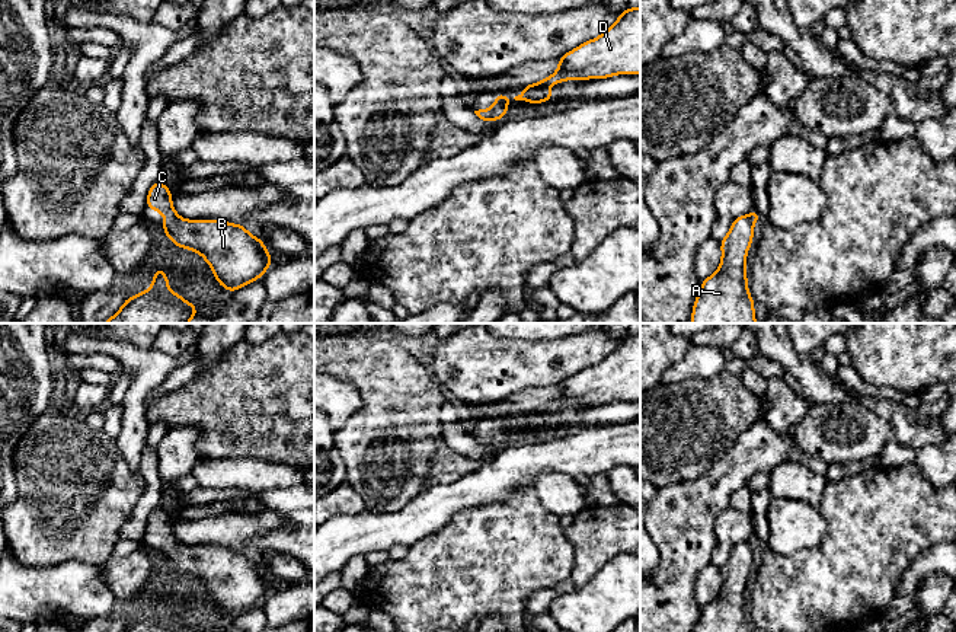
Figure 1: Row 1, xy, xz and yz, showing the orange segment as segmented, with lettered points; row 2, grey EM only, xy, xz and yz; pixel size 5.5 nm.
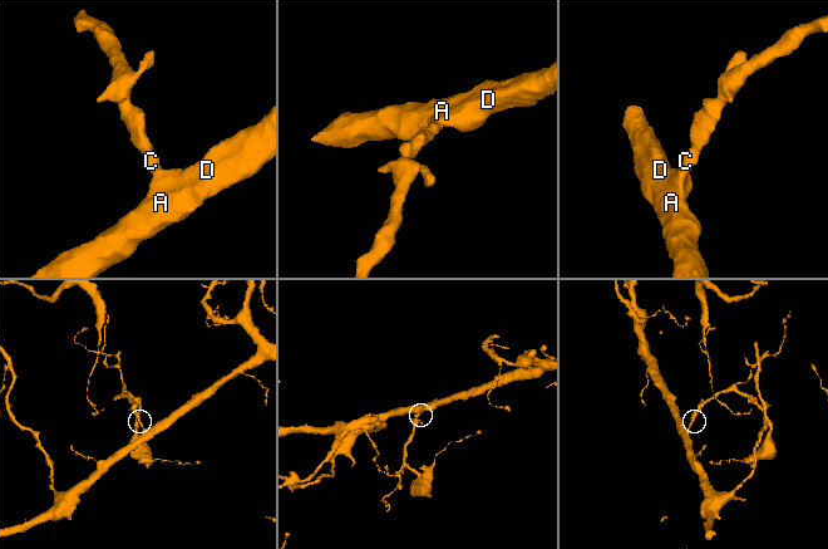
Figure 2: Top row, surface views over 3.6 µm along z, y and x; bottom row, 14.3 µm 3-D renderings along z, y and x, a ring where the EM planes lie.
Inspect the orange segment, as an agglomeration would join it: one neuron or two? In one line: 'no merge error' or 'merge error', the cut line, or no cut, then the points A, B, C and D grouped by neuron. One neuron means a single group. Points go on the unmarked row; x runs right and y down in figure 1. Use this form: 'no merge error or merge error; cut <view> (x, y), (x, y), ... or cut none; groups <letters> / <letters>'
no merge error; cut none; groups A B C D

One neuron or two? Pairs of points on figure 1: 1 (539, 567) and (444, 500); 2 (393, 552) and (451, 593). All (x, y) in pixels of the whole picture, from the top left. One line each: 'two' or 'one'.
1: two
2: two

